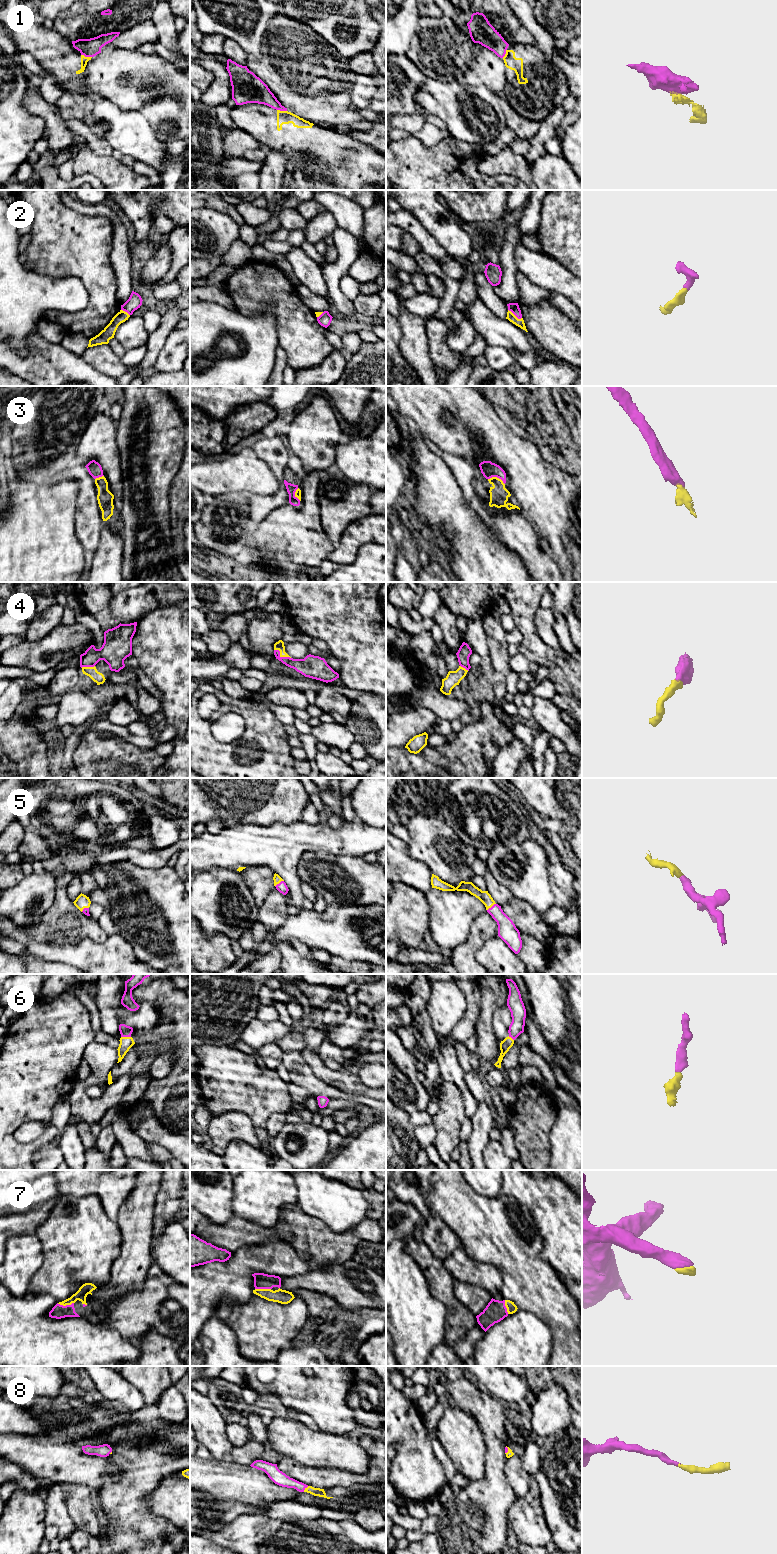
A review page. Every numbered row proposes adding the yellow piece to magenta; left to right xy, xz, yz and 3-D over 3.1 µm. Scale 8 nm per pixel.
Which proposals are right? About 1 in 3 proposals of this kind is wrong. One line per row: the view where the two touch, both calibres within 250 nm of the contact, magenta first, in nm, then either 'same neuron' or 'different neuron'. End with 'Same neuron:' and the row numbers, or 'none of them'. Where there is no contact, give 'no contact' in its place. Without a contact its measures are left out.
1: meets magenta in xy; 150 nm thick on the magenta side, 60 nm on the other; different neuron
2: meets magenta in yz; 80 nm thick on the magenta side, 70 nm on the other; same neuron
3: meets magenta in yz; 120 nm thick on the magenta side, 150 nm on the other; same neuron
4: meets magenta in xz; 170 nm thick on the magenta side, 70 nm on the other; same neuron
5: meets magenta in xz; 80 nm thick on the magenta side, 70 nm on the other; same neuron
6: meets magenta in xy; 90 nm thick on the magenta side, 100 nm on the other; same neuron
7: meets magenta in xy; 110 nm thick on the magenta side, 90 nm on the other; same neuron
8: meets magenta in xz; 110 nm thick on the magenta side, 70 nm on the other; same neuron
Same neuron: 2, 3, 4, 5, 6, 7, 8

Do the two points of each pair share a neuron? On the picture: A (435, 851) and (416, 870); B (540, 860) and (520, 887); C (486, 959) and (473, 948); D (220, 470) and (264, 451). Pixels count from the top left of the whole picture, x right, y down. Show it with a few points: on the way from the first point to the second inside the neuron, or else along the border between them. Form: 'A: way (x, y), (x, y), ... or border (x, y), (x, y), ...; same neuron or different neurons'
A: border (407, 846), (408, 853), (423, 862), (432, 873); different neurons
B: way (533, 867), (526, 874), (526, 880); same neuron
C: border (484, 943), (476, 954), (476, 961), (478, 963); different neurons
D: border (251, 448), (272, 471); different neurons

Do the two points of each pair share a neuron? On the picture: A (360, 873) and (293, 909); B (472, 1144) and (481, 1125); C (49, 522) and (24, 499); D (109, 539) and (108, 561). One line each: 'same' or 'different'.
A: different
B: same
C: same
D: same

